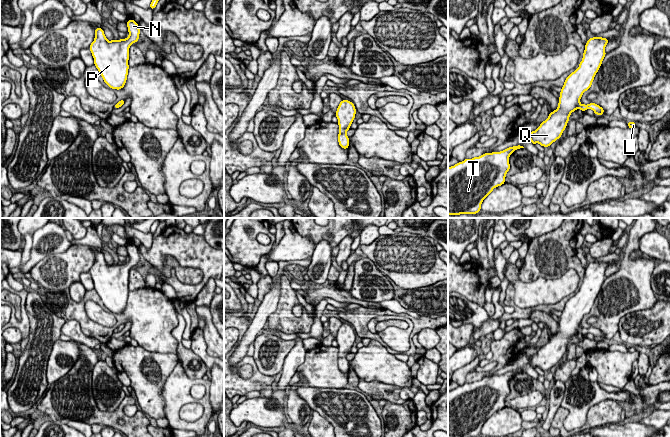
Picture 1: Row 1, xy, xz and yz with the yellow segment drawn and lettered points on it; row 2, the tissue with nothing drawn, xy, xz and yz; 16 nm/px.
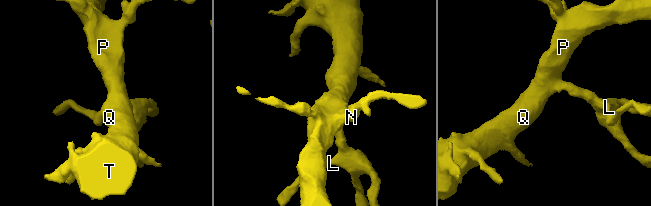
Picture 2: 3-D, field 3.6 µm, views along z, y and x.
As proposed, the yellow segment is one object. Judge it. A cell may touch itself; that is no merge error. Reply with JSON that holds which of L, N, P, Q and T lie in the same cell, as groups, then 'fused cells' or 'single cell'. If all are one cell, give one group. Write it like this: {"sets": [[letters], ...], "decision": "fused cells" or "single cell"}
{"sets": [["L", "N", "P", "Q", "T"]], "decision": "single cell"}

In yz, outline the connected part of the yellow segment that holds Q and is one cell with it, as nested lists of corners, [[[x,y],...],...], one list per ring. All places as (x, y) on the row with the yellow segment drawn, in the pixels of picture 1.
[[[602,37],[588,39],[579,67],[568,75],[561,88],[557,109],[550,112],[548,118],[541,122],[535,131],[528,133],[532,144],[539,143],[543,147],[549,147],[562,136],[570,114],[576,109],[581,109],[583,112],[591,109],[596,115],[603,115],[602,107],[593,102],[588,105],[581,104],[580,99],[592,85],[606,55],[605,47],[608,41],[609,39]]]

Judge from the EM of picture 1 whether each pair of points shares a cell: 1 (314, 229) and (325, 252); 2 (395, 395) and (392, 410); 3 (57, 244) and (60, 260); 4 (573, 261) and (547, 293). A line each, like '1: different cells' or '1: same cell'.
1: different cells
2: different cells
3: different cells
4: different cells

